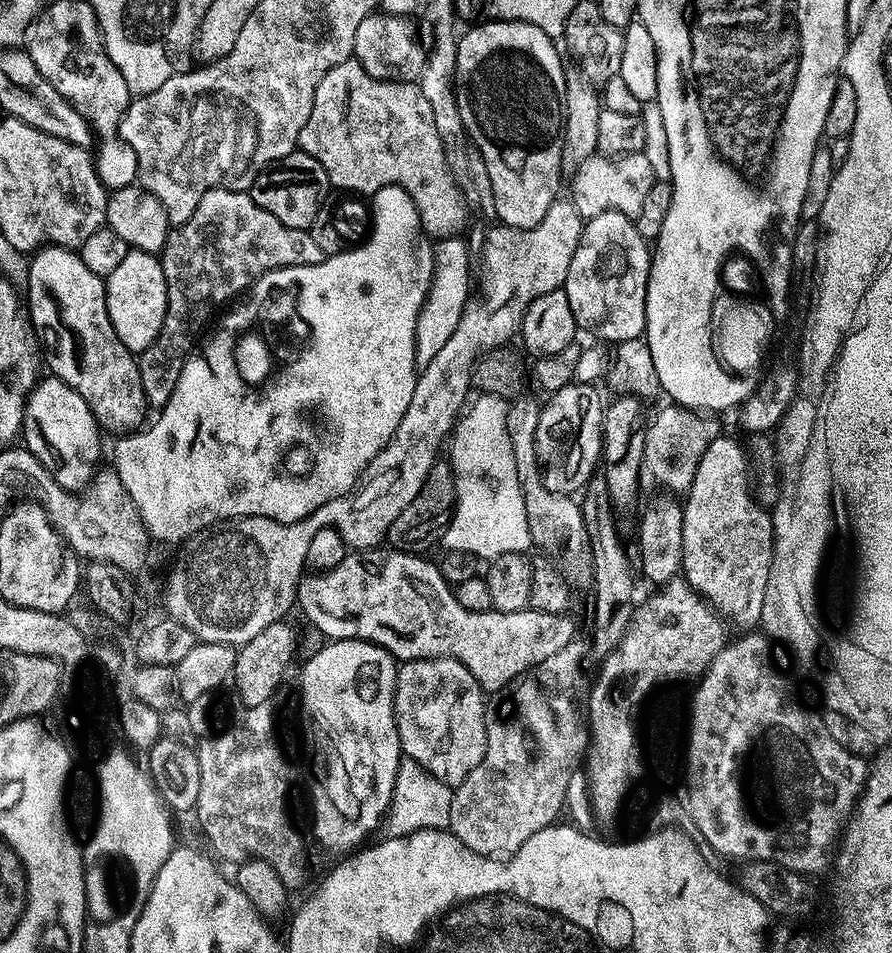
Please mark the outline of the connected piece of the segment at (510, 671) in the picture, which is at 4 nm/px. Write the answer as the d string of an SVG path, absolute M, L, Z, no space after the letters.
M391 546L352 550L331 571L315 577L304 600L304 612L314 627L329 641L369 640L391 652L397 661L450 658L462 662L476 675L485 693L507 689L523 672L529 672L538 662L546 662L550 654L562 650L577 639L576 624L568 614L550 614L525 610L522 612L475 612L458 602L453 585L444 579L441 569L423 555L398 552Z

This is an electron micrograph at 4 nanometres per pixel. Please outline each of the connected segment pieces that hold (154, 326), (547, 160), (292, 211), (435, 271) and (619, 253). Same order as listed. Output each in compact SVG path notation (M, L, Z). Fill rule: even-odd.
M129 250L126 258L122 258L121 264L114 269L114 274L107 276L104 297L110 322L114 322L114 330L118 338L122 338L122 346L129 348L133 354L146 351L154 342L154 338L158 338L162 330L162 322L166 318L166 274L160 265L159 255Z
M492 18L489 24L476 24L468 33L458 39L458 62L456 63L456 101L460 117L464 123L467 139L482 154L486 162L487 173L490 174L491 185L494 190L495 219L506 228L533 228L546 218L546 210L558 199L556 192L560 188L560 163L562 162L562 146L564 145L564 127L566 126L566 78L564 77L565 61L560 61L560 52L556 49L557 41L548 36L538 26L526 20L501 20Z
M299 150L259 172L250 189L252 201L262 210L270 210L278 222L291 228L307 229L311 229L314 218L318 218L321 208L325 207L327 200L324 199L328 192L330 193L328 175L322 162Z
M444 238L435 245L432 257L432 284L416 318L416 362L423 366L446 346L462 310L469 307L468 300L468 248L460 238ZM440 244L440 245L439 245Z
M617 212L587 217L563 286L577 329L593 332L600 342L643 337L649 263L649 241L638 234L633 217Z

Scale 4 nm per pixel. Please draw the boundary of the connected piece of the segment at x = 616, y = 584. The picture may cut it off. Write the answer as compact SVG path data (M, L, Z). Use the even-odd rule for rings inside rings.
M602 468L593 472L585 484L580 505L587 524L587 536L591 540L592 584L596 586L596 606L600 610L610 610L609 619L597 626L592 640L590 639L589 655L598 658L597 660L604 660L616 647L613 639L621 639L631 622L634 604L630 600L634 592L634 578L628 556L620 542L616 526L612 523L615 514L614 505L609 496L609 486L606 484Z

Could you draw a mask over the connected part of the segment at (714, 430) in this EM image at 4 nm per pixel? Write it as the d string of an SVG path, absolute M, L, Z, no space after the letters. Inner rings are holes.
M667 406L644 429L644 468L657 472L662 483L673 493L684 494L694 482L698 462L706 454L706 446L722 435L722 428L715 415L701 414L691 408Z

